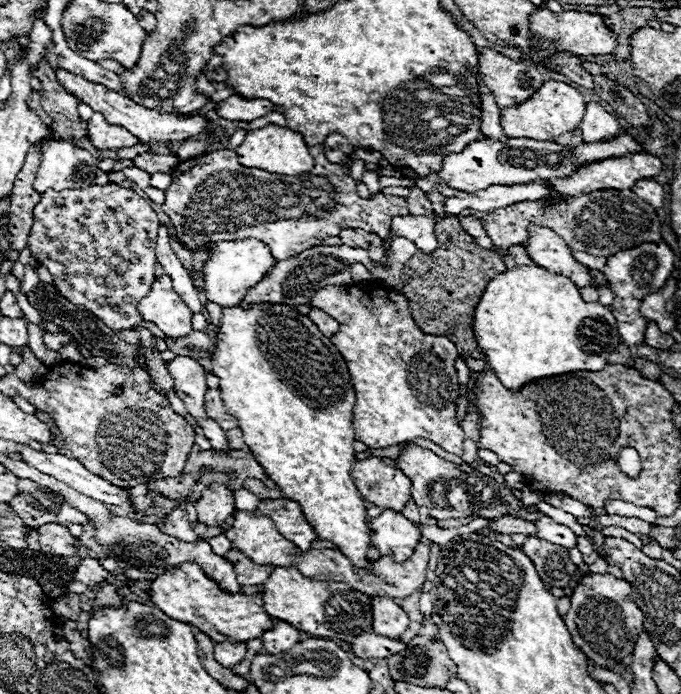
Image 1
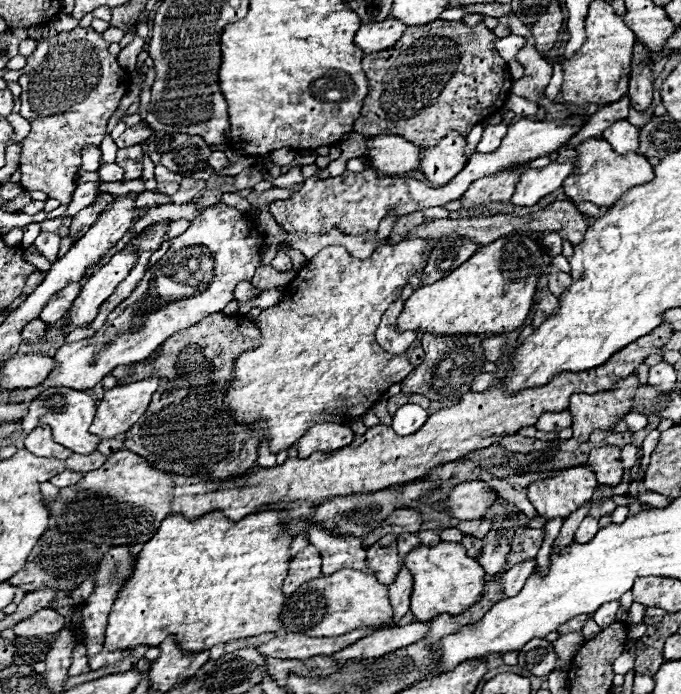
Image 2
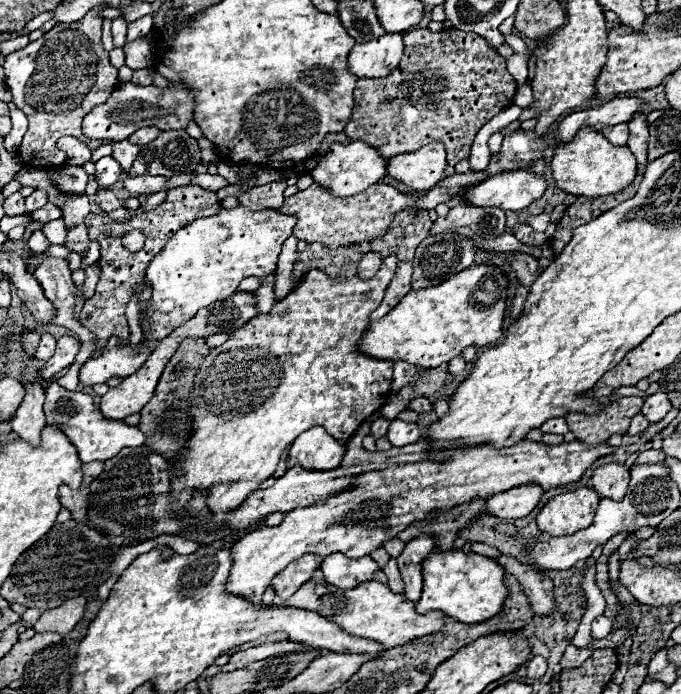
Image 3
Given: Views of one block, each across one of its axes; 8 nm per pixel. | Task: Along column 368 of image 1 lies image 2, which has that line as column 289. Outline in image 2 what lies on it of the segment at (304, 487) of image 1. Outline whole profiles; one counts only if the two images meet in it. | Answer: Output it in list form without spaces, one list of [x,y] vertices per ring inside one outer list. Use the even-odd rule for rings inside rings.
[[[260,510],[240,522],[224,518],[222,512],[204,514],[194,522],[188,522],[178,514],[168,516],[156,534],[142,546],[128,582],[116,596],[116,604],[108,616],[104,646],[110,652],[132,650],[136,646],[152,648],[160,646],[166,636],[174,636],[180,650],[196,652],[280,630],[282,624],[278,618],[288,600],[282,592],[282,582],[288,574],[288,548],[292,542],[290,536],[284,536],[284,524],[280,510]]]

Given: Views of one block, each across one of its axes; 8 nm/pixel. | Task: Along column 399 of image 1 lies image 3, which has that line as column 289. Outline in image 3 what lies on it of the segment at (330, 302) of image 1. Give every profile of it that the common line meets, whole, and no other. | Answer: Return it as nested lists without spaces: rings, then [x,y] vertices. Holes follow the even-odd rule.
[[[398,256],[384,258],[380,270],[370,280],[360,276],[330,278],[326,272],[314,268],[284,300],[276,302],[270,312],[250,318],[222,346],[208,354],[190,394],[194,434],[188,442],[188,452],[170,460],[180,470],[180,480],[172,486],[172,494],[176,496],[174,512],[182,508],[192,492],[208,490],[208,508],[214,520],[220,522],[224,518],[222,514],[238,508],[262,480],[274,474],[282,452],[302,432],[318,424],[336,440],[346,442],[368,416],[386,404],[392,384],[392,362],[366,356],[356,348],[368,330],[372,310],[380,306],[380,298],[384,298],[384,290],[394,278],[396,266]]]

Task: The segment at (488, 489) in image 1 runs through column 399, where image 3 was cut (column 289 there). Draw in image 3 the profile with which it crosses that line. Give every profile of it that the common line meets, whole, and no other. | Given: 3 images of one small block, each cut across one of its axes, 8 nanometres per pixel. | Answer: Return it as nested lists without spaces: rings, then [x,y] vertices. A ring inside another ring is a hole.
[[[312,426],[300,434],[290,448],[288,466],[300,464],[306,470],[332,470],[340,466],[346,446],[334,440],[322,426]]]

